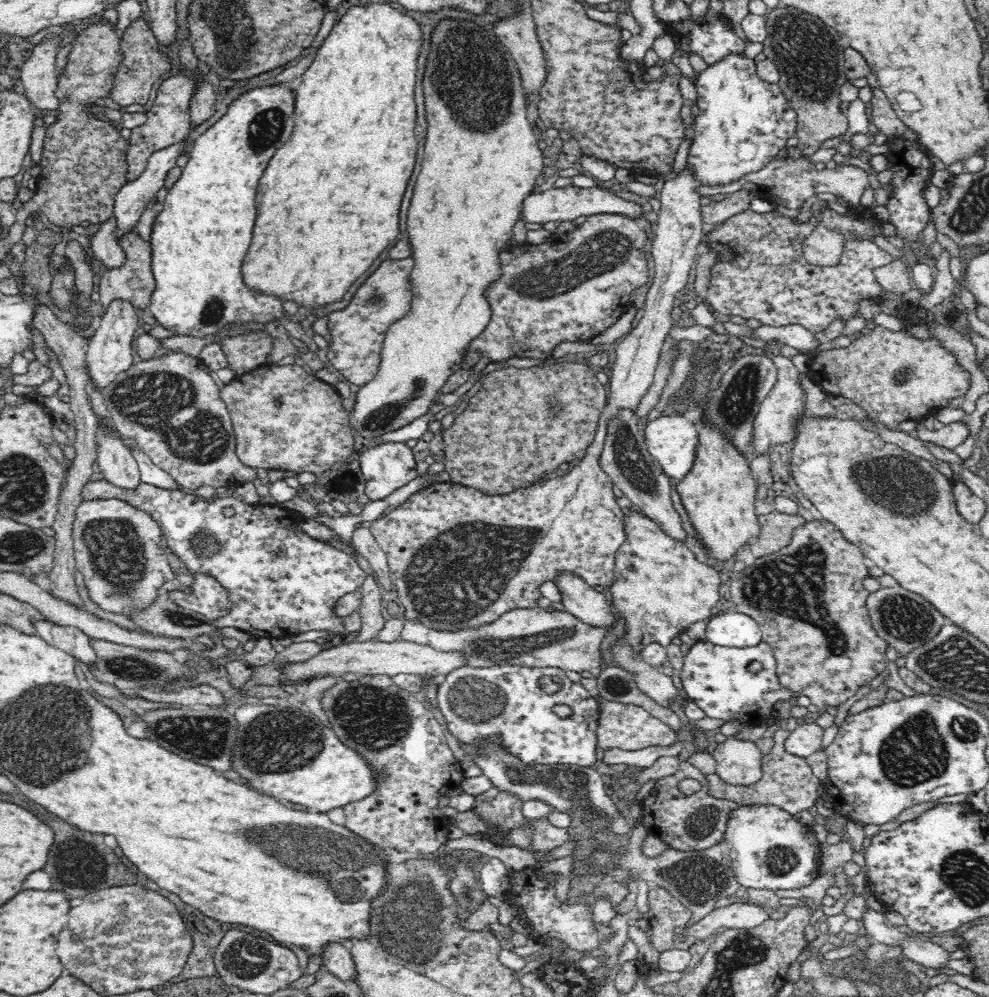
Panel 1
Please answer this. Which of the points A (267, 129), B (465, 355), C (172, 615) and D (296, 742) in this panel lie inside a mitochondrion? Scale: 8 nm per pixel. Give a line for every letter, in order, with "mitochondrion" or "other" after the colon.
A: mitochondrion
B: other
C: mitochondrion
D: mitochondrion

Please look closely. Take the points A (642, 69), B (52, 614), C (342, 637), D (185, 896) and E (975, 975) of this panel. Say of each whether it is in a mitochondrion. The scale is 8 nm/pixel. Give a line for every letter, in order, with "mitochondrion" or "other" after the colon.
A: other
B: other
C: other
D: other
E: other

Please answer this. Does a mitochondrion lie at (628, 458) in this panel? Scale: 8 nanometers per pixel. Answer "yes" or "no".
yes

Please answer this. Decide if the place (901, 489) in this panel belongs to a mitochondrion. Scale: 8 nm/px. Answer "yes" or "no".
yes

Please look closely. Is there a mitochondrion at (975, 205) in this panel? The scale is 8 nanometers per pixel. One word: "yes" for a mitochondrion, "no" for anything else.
yes

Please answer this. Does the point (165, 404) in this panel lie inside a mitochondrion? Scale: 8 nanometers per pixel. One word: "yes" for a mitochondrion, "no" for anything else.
yes

